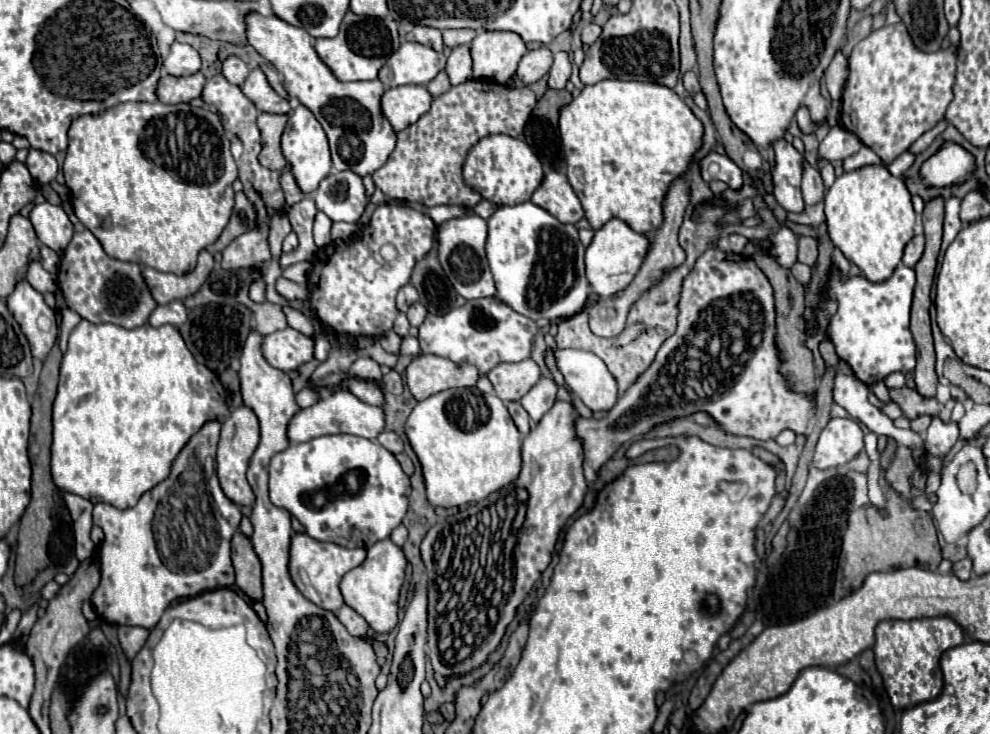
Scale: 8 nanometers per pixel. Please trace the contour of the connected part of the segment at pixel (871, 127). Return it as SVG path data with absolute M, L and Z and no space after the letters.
M904 23L884 25L854 47L848 67L850 75L842 95L840 127L858 135L884 163L890 163L944 119L946 107L952 101L956 47L922 53L910 43Z

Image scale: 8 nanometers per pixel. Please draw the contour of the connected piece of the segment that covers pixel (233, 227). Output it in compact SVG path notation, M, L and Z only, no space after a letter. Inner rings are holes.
M242 191L236 193L236 205L234 205L234 211L232 211L230 223L226 225L226 229L222 231L222 235L218 237L218 241L212 243L206 249L210 253L222 251L232 239L236 239L238 235L242 235L242 233L246 233L246 231L250 231L254 227L254 217L256 217L256 211L254 211L252 203L246 199L246 195Z

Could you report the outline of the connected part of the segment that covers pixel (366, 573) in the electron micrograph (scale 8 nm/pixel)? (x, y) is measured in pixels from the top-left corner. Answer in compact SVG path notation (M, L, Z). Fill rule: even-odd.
M384 539L370 547L366 561L348 571L340 581L344 603L352 607L358 615L362 615L370 629L374 629L376 633L390 633L398 625L398 595L404 583L404 569L406 557L402 549L396 547L390 539Z

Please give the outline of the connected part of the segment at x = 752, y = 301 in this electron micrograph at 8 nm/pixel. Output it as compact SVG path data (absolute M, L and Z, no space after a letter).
M706 249L696 265L690 269L690 273L684 277L684 283L682 283L682 289L680 289L680 299L678 299L678 327L676 327L676 333L670 335L660 351L656 353L652 365L634 381L634 385L628 387L628 391L618 399L618 403L608 411L606 417L602 419L584 419L580 417L578 423L576 423L576 431L578 431L578 437L584 445L584 475L586 475L586 481L588 483L594 483L600 475L600 467L612 459L612 455L622 447L622 443L630 441L632 437L636 435L646 435L650 433L654 427L662 425L662 423L668 423L668 421L674 421L674 419L680 419L680 417L690 417L698 411L706 411L714 421L716 425L724 431L724 433L730 433L730 435L742 435L742 437L752 437L752 439L758 439L758 441L770 441L770 439L776 439L784 429L790 429L794 431L796 435L804 435L808 431L808 425L816 413L816 399L808 393L800 393L800 391L794 391L788 387L788 379L784 377L784 373L780 371L782 367L782 357L780 357L780 351L778 351L778 345L776 345L776 305L774 305L774 287L770 285L770 281L766 279L766 275L762 273L762 269L754 263L754 259L744 259L742 255L732 255L732 253L722 253L720 249Z

